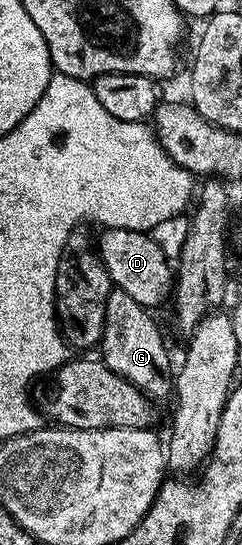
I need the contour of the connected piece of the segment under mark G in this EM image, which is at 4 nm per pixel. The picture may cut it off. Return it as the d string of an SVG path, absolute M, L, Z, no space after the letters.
M112 288L105 311L102 362L129 383L135 384L149 398L170 398L173 393L173 365L171 369L171 357L167 354L167 345L163 342L158 323L151 318L152 310L137 303L137 299L132 299L130 295L125 295L125 291Z

